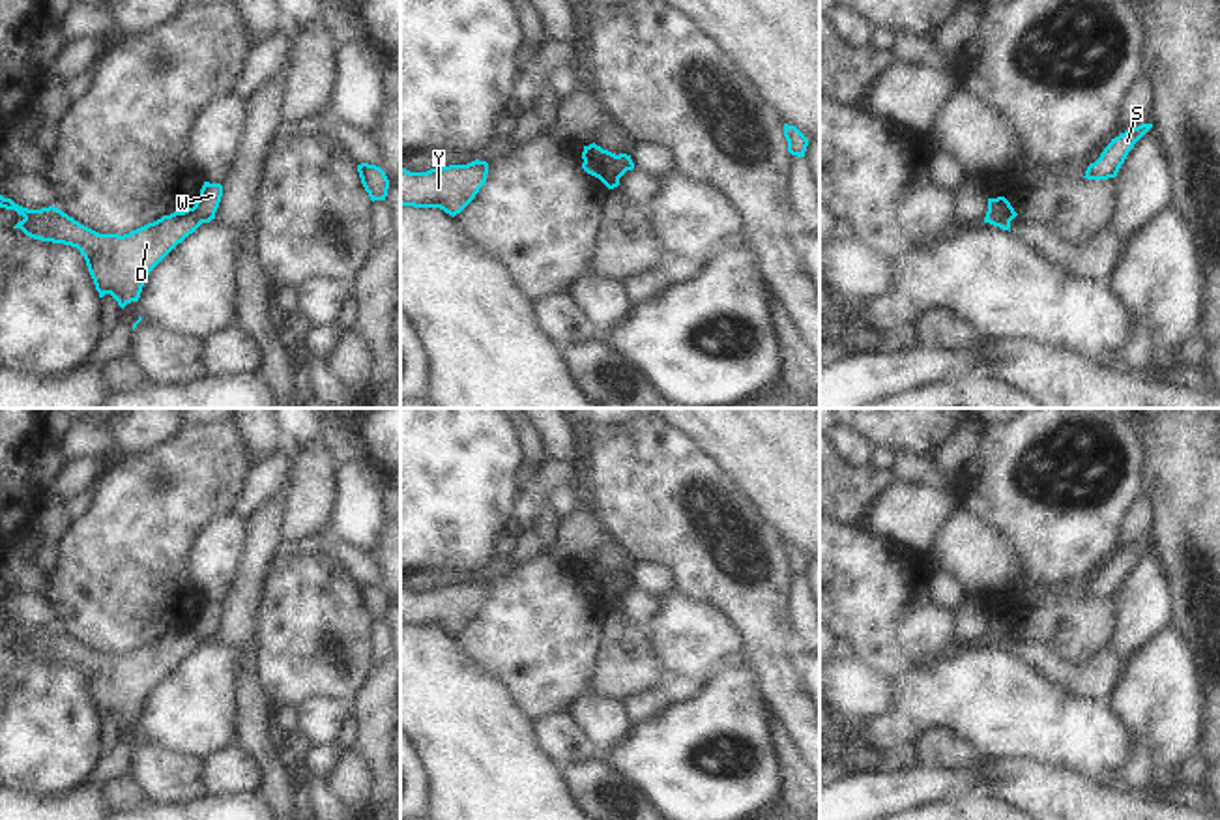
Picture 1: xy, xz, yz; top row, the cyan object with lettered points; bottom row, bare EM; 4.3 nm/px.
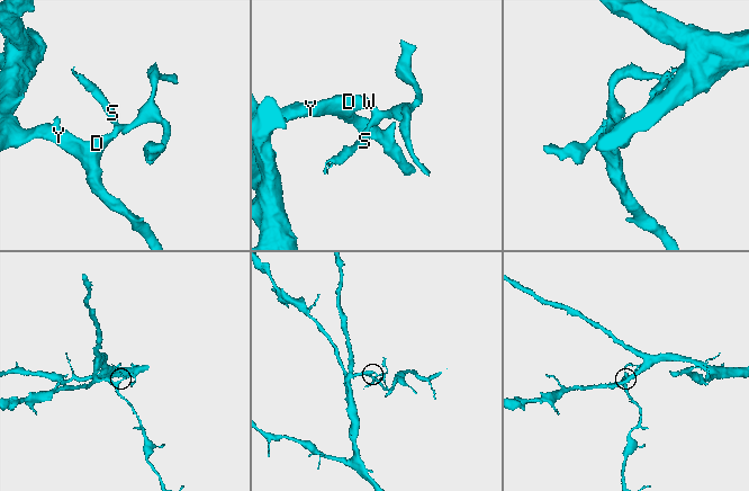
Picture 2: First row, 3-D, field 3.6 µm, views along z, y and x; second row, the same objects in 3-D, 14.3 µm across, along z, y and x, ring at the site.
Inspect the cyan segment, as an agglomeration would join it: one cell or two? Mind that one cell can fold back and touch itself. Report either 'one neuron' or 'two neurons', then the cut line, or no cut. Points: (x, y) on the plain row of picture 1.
two neurons | yz (1013, 629), (987, 637)

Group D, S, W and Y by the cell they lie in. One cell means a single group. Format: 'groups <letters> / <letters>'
groups D Y / S W

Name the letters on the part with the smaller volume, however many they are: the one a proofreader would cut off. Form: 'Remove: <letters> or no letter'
Remove: S, W

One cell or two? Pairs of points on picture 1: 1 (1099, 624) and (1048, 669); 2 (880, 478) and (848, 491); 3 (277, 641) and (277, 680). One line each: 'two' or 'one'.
1: two
2: one
3: one

